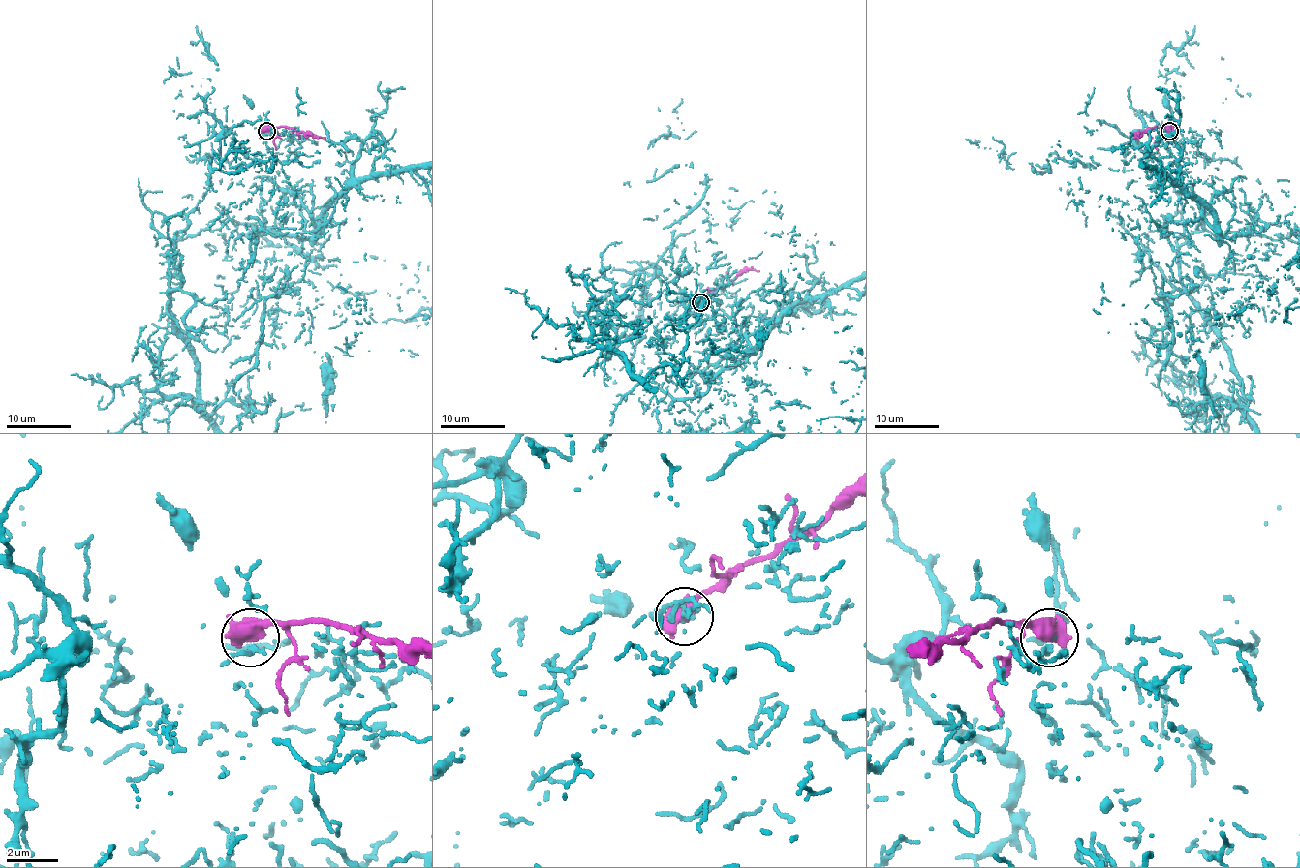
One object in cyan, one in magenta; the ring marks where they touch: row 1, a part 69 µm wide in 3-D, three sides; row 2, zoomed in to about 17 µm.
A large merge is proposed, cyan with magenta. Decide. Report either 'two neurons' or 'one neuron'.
two neurons

